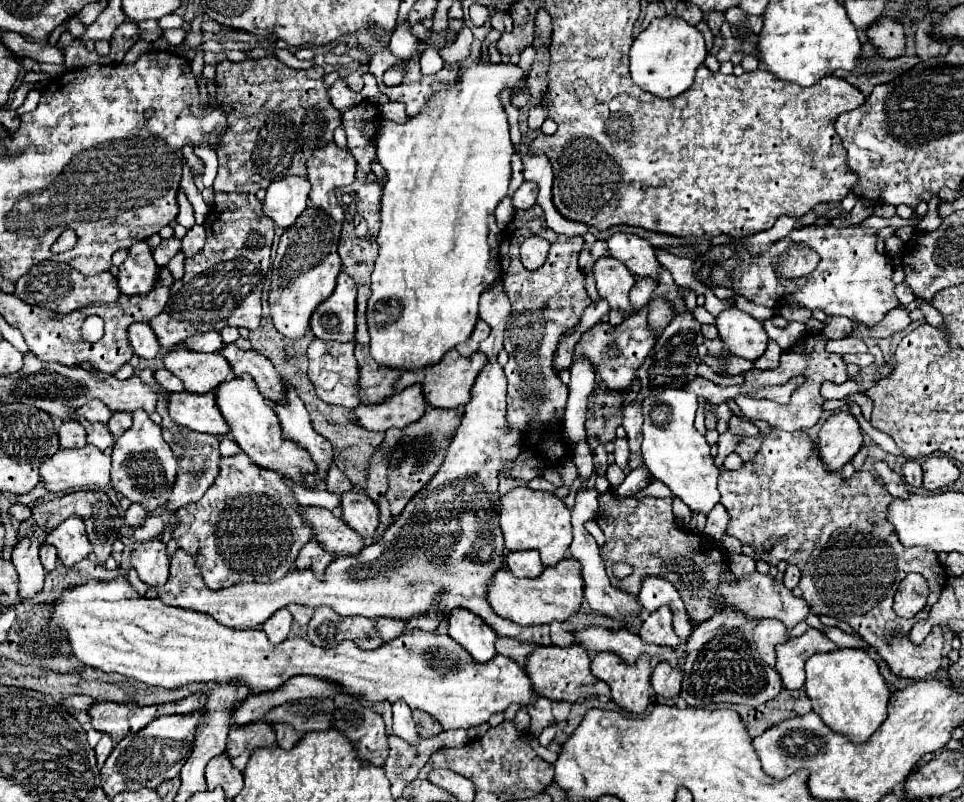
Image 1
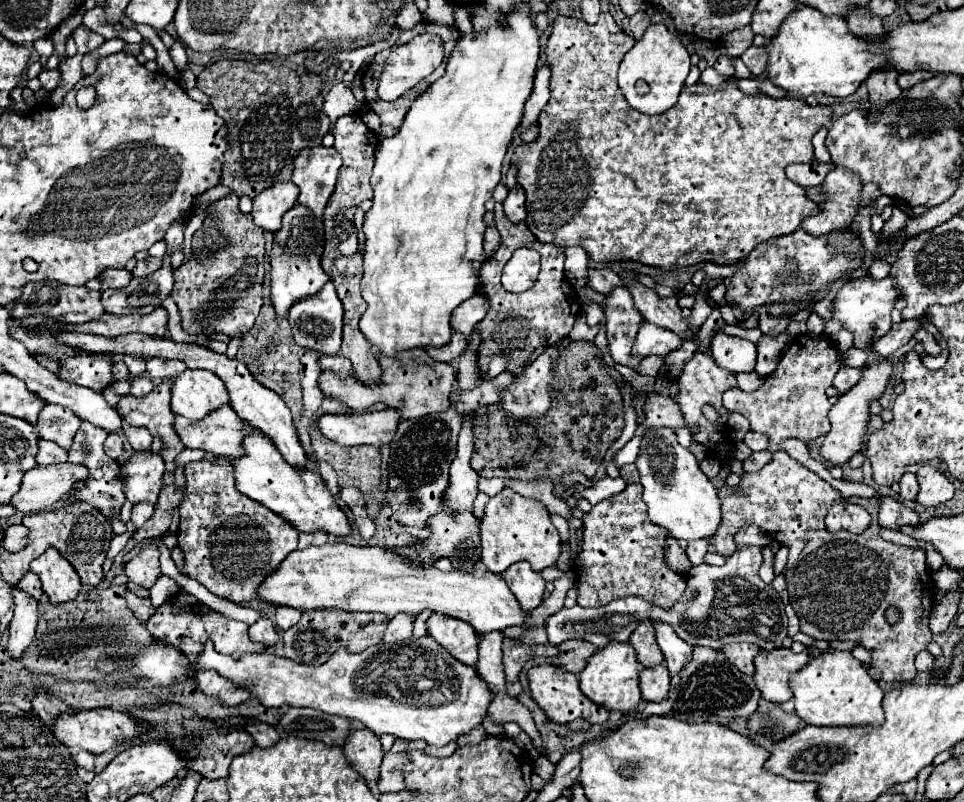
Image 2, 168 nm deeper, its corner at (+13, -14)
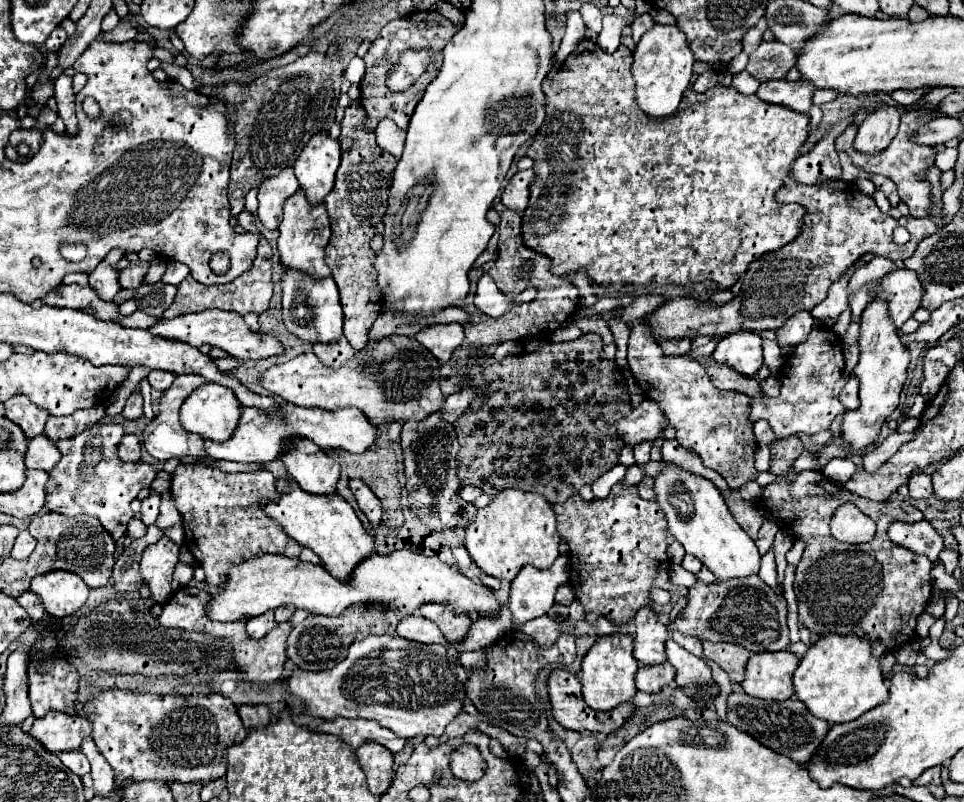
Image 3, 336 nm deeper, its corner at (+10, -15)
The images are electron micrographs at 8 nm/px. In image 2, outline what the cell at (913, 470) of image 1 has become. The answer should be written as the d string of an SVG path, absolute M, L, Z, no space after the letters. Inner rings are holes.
M905 473L905 475L901 477L899 485L901 485L899 495L901 495L903 499L911 499L911 501L915 501L917 491L919 491L919 485L917 485L917 479L915 479L915 473Z

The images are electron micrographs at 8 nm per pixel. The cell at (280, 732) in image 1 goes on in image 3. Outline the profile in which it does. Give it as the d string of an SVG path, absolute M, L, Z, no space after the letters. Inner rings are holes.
M244 704L238 708L238 714L240 714L246 730L250 730L254 726L264 726L270 722L270 708L264 704L258 704L258 706Z

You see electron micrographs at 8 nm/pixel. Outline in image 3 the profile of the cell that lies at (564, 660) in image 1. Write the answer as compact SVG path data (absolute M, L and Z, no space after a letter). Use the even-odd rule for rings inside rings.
M554 670L550 674L548 692L550 692L550 702L552 702L552 714L560 722L560 726L566 728L566 730L576 730L576 732L588 730L588 732L612 734L636 712L636 704L634 702L624 702L618 708L614 708L612 712L596 712L596 710L588 708L588 704L582 698L582 688L580 688L578 678L574 674L570 674L570 672L564 672L564 670Z

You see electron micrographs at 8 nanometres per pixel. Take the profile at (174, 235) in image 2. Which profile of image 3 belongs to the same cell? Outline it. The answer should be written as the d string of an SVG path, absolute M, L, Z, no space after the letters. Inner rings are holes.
M138 260L138 262L130 264L128 268L120 270L120 274L118 274L120 286L122 288L138 288L138 284L142 284L142 280L144 280L144 274L148 272L148 266L150 266L148 262Z

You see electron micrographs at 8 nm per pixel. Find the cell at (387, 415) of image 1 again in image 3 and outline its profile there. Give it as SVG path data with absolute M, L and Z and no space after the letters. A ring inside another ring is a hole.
M282 404L280 408L264 414L258 408L244 408L240 416L240 424L232 436L224 444L212 444L204 440L206 452L216 460L234 460L234 462L272 462L286 452L292 440L308 438L322 450L340 448L346 452L364 452L372 446L378 436L378 428L368 422L368 418L356 408L338 408L338 410L322 410L322 408L298 408L294 404Z

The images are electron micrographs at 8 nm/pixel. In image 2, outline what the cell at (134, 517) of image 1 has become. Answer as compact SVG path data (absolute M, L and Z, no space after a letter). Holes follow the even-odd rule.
M137 503L131 511L131 523L135 525L135 529L139 529L151 515L153 515L153 503Z

